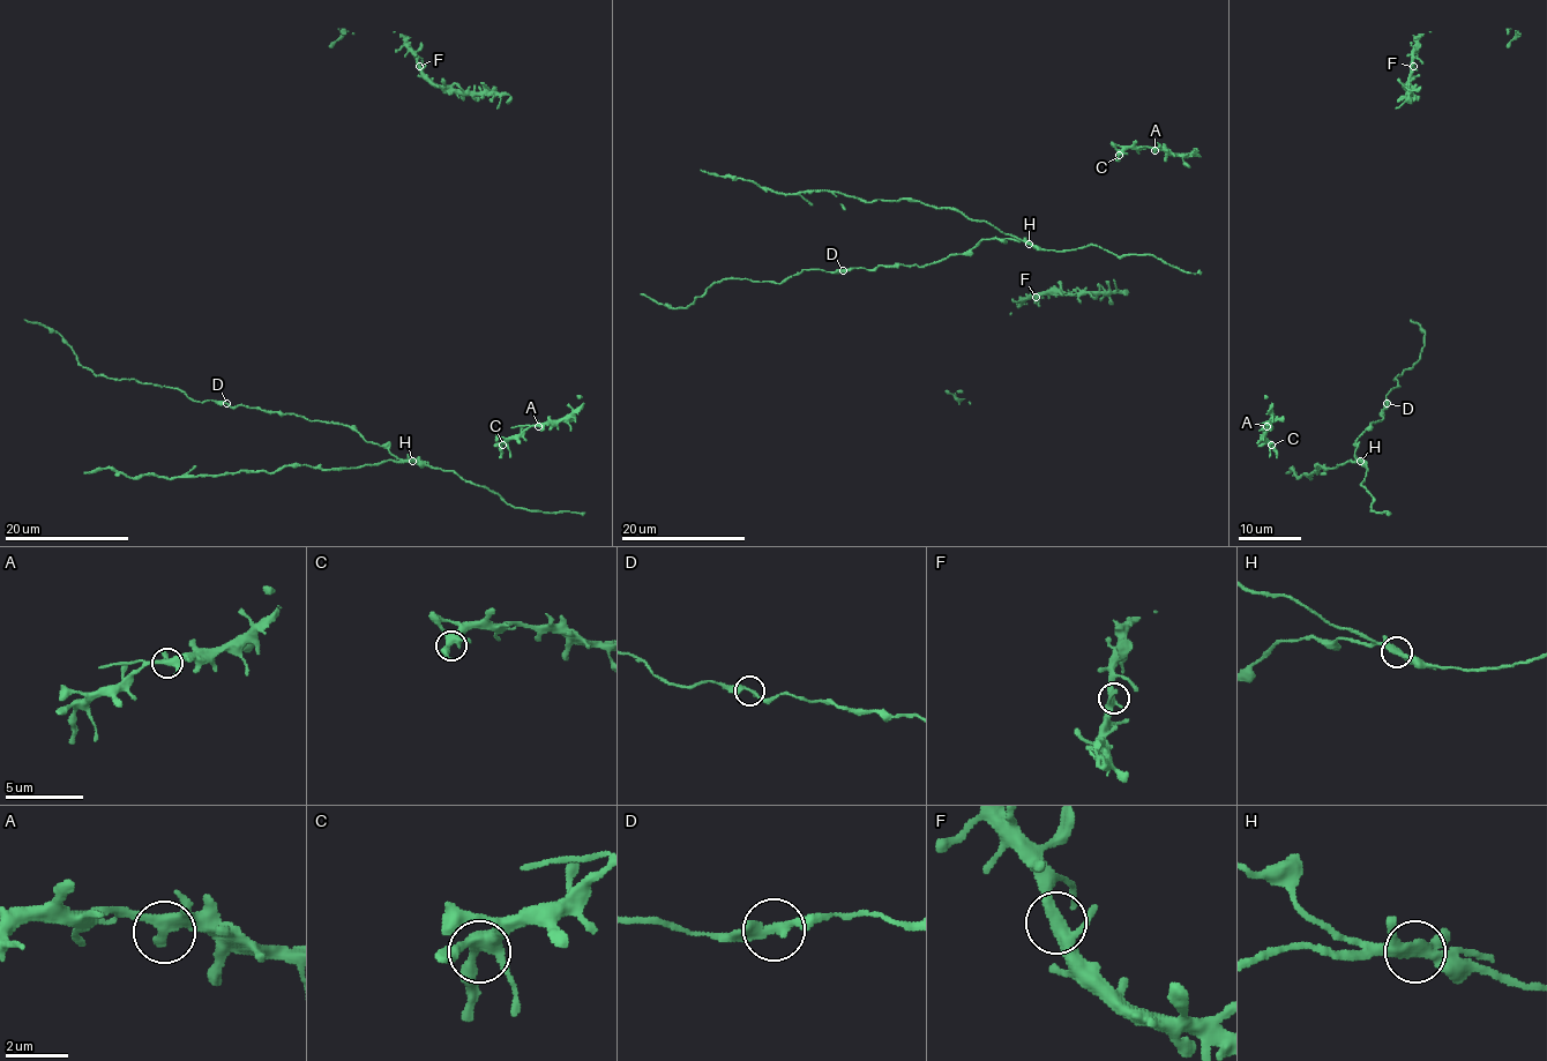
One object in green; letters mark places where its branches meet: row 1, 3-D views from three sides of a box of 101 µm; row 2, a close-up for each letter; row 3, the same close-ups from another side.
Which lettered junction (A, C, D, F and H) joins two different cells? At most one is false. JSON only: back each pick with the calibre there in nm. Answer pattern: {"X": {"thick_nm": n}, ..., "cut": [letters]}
{"cut": []}

